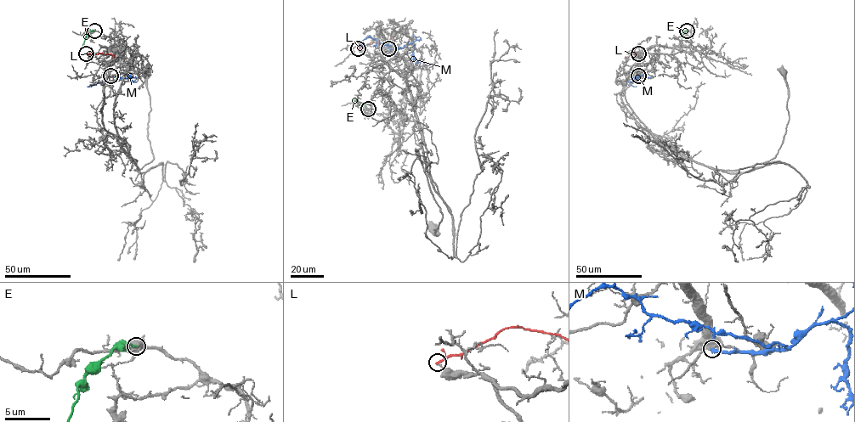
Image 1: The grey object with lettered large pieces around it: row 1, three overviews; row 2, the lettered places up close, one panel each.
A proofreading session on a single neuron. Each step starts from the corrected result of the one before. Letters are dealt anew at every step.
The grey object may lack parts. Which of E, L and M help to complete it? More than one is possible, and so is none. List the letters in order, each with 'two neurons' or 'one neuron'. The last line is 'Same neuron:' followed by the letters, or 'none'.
E: two neurons
L: two neurons
M: two neurons
Same neuron: none

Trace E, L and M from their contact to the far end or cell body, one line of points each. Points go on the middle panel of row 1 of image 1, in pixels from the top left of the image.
E: (368, 109), (354, 100), (357, 100)
L: (358, 48), (370, 42), (387, 45), (391, 36)
M: (388, 48), (401, 47), (377, 42), (370, 36), (362, 41), (362, 46)

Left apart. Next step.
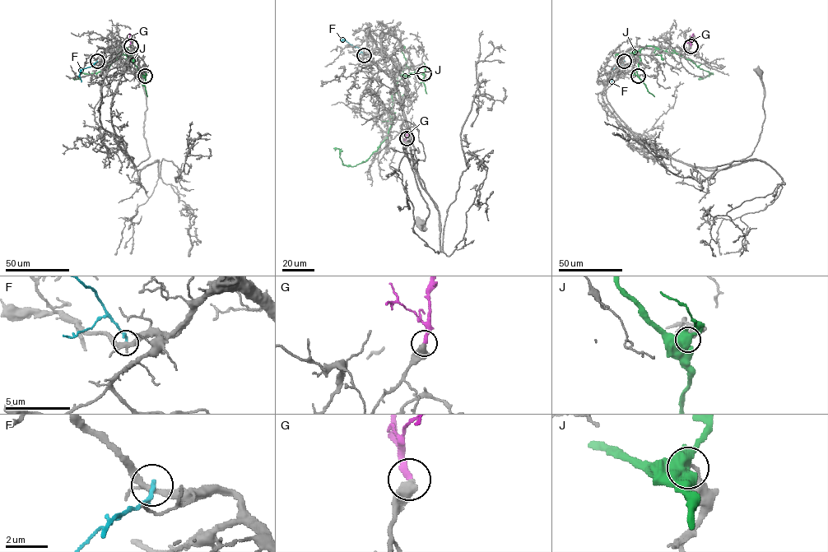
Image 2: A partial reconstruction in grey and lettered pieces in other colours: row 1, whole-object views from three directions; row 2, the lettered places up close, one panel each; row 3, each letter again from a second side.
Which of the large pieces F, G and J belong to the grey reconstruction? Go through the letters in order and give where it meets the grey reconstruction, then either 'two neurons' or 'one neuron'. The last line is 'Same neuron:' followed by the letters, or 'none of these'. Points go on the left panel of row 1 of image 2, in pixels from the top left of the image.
F: meets grey at (97, 61); two neurons
G: meets grey at (131, 46); one neuron
J: meets grey at (145, 76); two neurons
Same neuron: G

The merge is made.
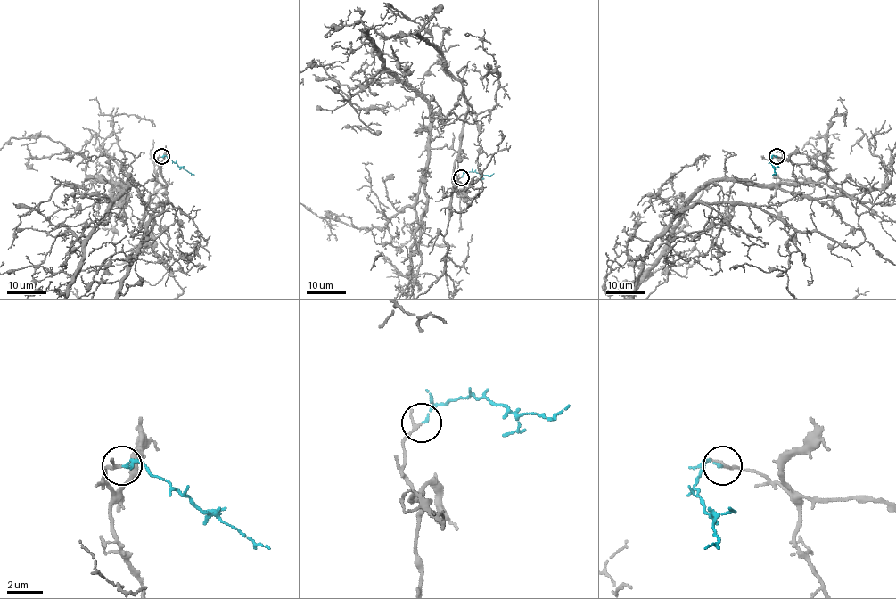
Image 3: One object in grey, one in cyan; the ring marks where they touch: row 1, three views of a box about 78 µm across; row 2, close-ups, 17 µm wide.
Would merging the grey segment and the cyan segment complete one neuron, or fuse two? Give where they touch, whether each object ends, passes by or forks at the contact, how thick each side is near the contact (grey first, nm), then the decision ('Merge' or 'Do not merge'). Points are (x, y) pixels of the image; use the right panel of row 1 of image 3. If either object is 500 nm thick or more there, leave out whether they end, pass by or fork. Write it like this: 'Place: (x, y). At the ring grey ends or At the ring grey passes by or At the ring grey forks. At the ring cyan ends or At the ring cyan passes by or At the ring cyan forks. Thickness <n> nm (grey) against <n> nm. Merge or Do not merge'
Place: (776, 156). At the ring grey passes by. At the ring cyan ends. Thickness 130 nm (grey) against 140 nm. Merge

